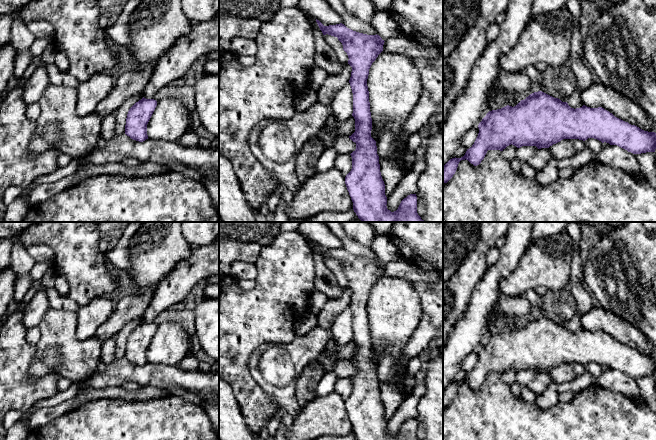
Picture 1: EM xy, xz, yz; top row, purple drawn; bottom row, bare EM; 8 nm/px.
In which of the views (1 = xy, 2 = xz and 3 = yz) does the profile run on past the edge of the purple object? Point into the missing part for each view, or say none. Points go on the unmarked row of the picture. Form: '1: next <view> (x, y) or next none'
1: next none
2: next none
3: next none

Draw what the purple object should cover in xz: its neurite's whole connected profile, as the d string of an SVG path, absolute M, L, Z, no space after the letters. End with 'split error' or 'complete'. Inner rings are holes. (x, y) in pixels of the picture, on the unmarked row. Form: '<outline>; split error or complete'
M317 243L316 246L323 259L338 262L352 291L349 307L353 317L355 356L349 362L356 367L356 373L350 378L352 393L345 401L345 408L354 436L357 440L419 440L416 418L404 422L396 435L387 433L376 365L371 361L372 342L367 303L369 293L383 275L385 265L377 258L359 257L342 247L324 250Z; complete

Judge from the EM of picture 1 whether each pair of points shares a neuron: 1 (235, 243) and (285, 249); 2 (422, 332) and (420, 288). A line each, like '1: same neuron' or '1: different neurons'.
1: different neurons
2: same neuron

